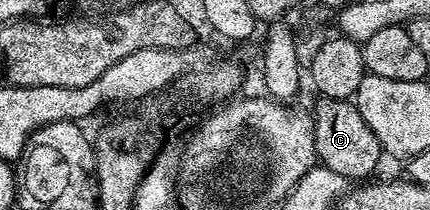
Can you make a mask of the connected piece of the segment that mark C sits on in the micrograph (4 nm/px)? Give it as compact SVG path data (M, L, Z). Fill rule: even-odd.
M321 98L314 110L314 141L316 142L316 158L323 166L338 173L349 181L364 181L380 163L382 148L378 137L370 130L370 125L362 121L362 113L358 113L355 102L347 99Z

